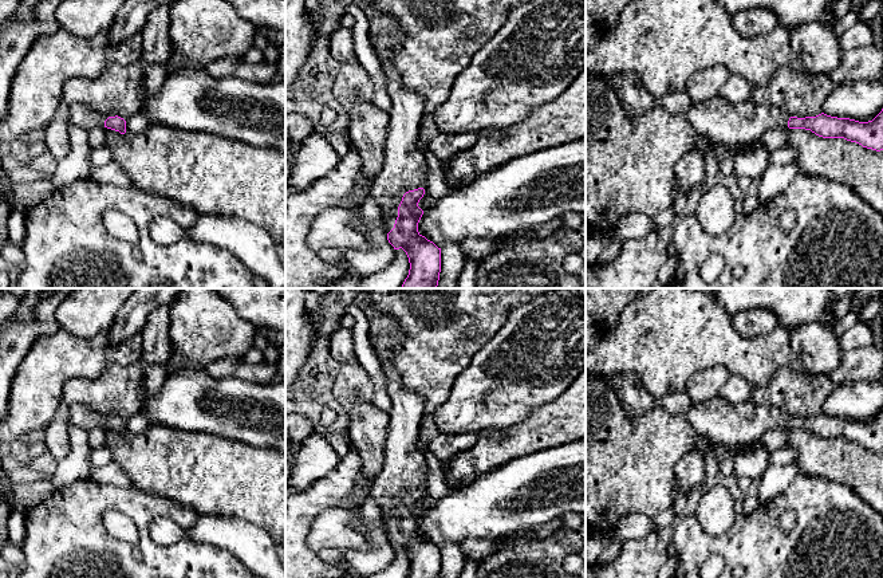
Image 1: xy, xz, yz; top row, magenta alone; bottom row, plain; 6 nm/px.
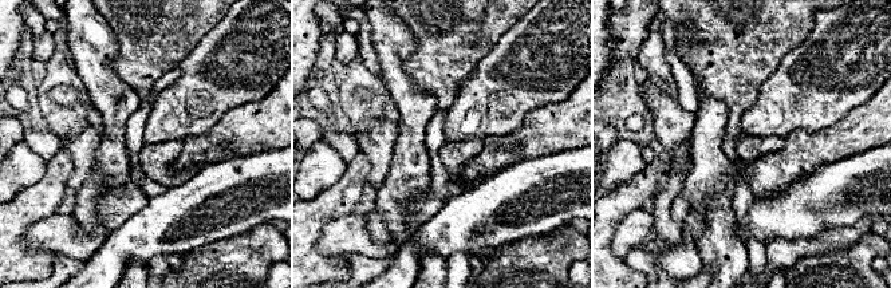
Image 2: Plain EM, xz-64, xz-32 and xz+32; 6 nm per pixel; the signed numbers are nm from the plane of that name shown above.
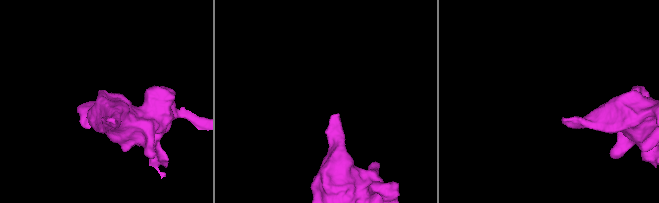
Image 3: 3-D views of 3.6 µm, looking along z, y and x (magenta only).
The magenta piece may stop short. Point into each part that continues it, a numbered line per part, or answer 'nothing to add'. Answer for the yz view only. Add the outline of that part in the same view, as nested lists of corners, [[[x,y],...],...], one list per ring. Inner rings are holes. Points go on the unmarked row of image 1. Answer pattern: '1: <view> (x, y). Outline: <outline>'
1: yz (738, 425). Outline: [[[635,375],[606,377],[631,417],[640,417],[654,406],[685,418],[693,429],[714,444],[744,448],[756,444],[764,433],[788,429],[791,416],[777,406],[753,401],[730,404],[720,396],[693,402],[686,392],[655,398],[638,382]]]

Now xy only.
1: xy (82, 416). Outline: [[[82,404],[70,406],[70,422],[80,426],[87,433],[98,426],[105,426],[105,421],[110,416],[98,413]]]

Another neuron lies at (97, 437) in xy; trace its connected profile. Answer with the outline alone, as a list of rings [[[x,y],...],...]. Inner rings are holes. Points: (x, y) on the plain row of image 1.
[[[98,426],[88,432],[88,443],[92,449],[105,447],[107,428]]]

